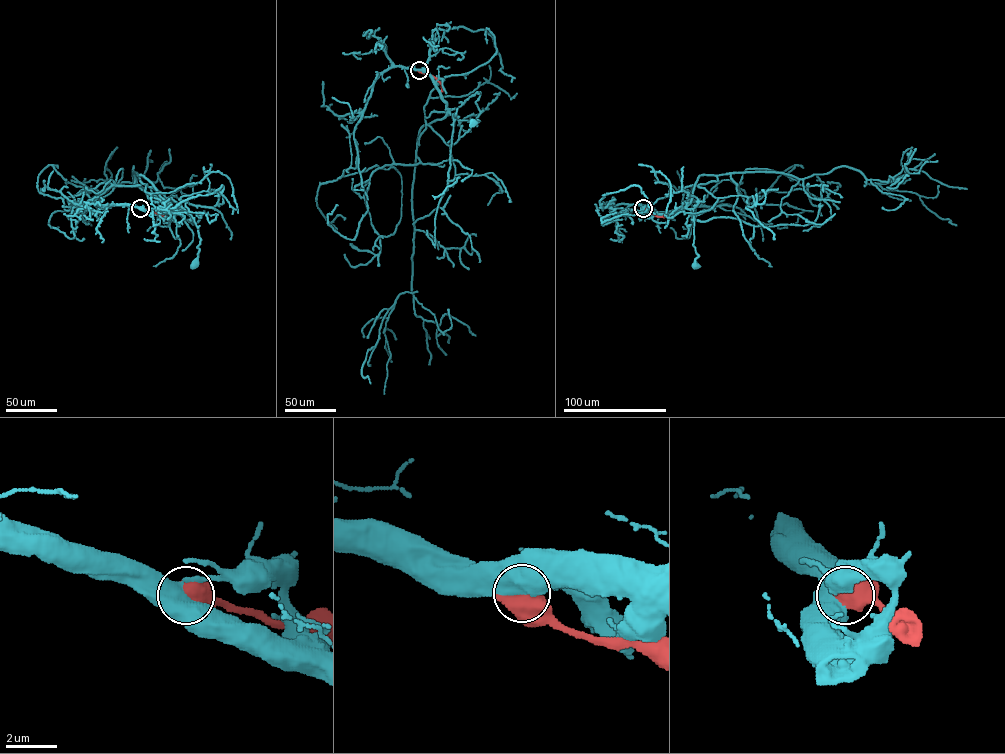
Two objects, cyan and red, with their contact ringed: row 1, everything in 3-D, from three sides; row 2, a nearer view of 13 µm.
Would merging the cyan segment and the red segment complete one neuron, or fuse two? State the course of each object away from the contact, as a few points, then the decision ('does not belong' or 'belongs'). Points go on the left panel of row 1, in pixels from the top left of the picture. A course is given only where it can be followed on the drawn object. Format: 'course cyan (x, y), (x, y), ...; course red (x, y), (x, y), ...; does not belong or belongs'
course cyan (140, 208), (155, 213), (166, 212), (168, 208), (179, 209), (189, 216), (200, 239), (197, 258), (193, 264); course red (140, 208), (164, 216); does not belong

